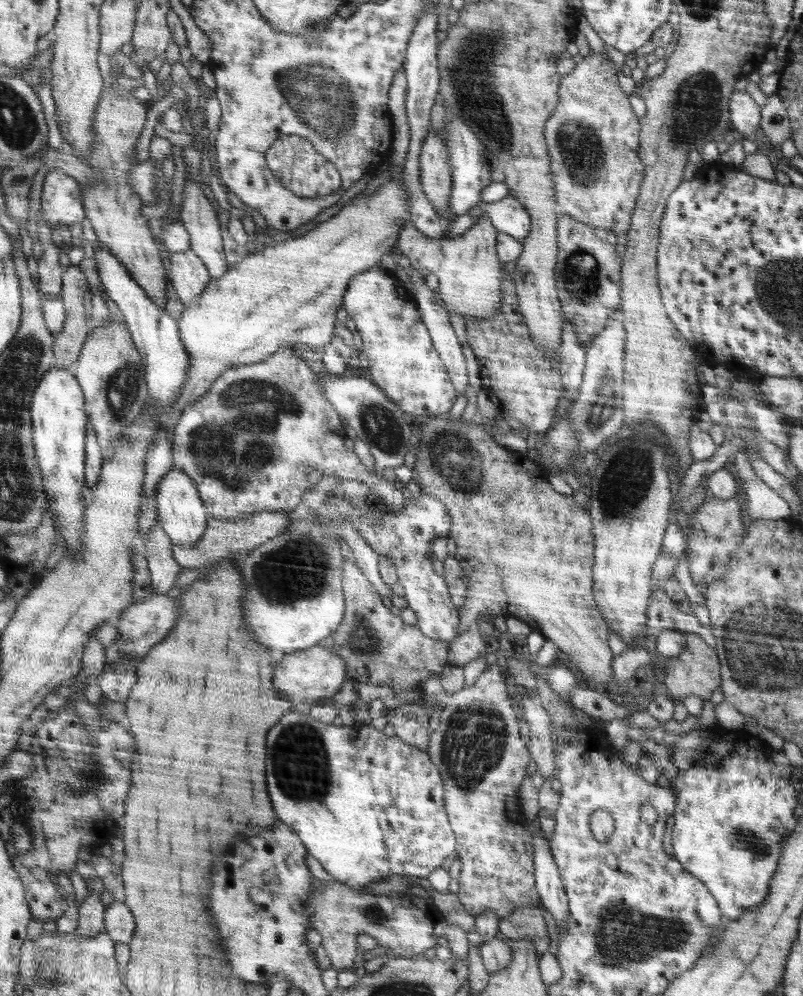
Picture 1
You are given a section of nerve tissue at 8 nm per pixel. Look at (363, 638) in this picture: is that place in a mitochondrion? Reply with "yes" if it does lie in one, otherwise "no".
yes

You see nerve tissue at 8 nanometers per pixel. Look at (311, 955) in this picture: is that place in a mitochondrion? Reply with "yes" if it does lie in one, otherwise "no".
no

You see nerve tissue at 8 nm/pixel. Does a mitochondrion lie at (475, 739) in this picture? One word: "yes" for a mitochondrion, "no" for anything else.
yes

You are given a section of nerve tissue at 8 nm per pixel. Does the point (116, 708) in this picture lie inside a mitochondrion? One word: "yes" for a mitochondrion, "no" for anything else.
no

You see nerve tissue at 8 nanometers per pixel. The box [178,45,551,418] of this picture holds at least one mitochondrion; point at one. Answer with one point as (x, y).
(322, 96)

